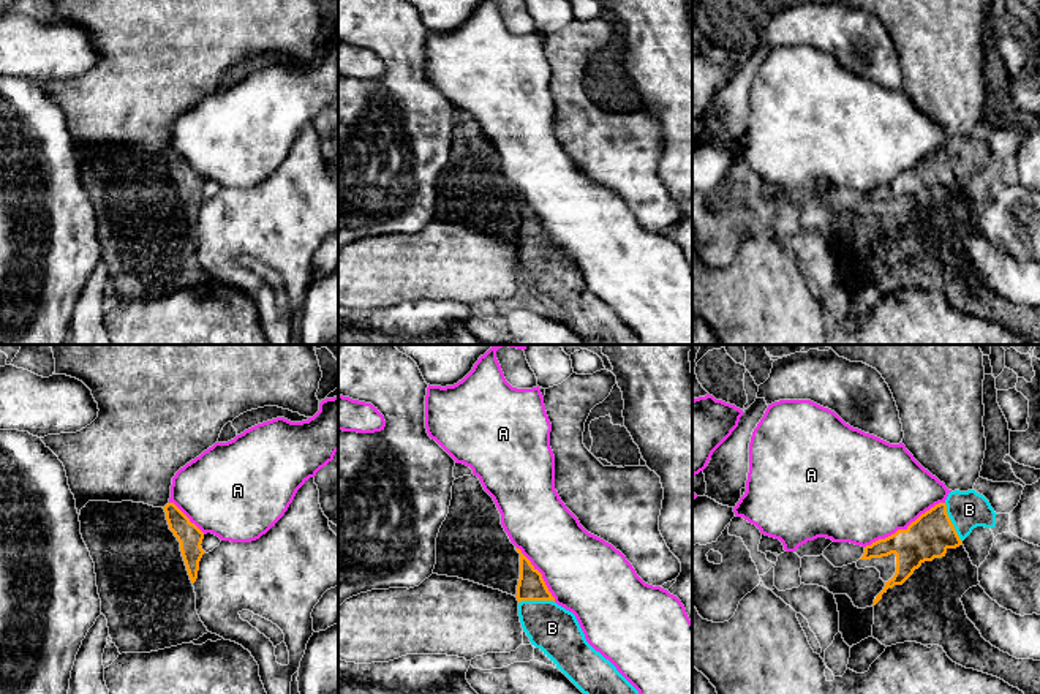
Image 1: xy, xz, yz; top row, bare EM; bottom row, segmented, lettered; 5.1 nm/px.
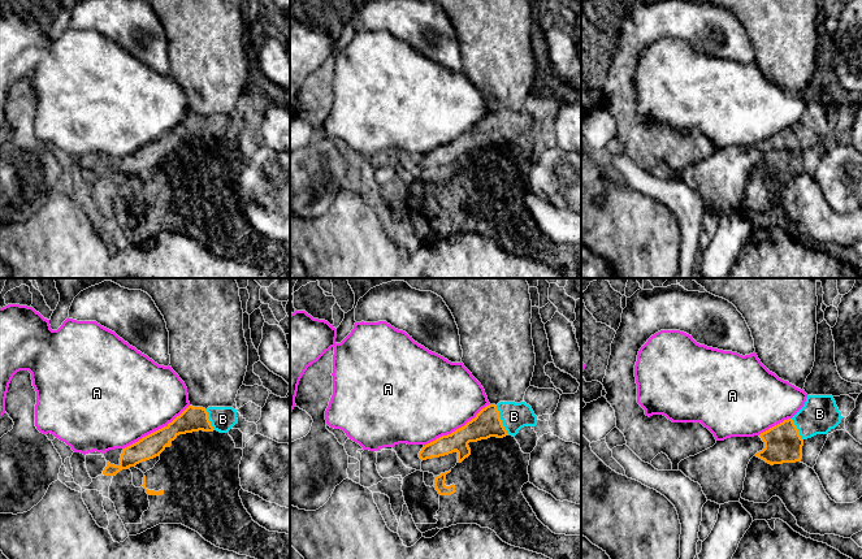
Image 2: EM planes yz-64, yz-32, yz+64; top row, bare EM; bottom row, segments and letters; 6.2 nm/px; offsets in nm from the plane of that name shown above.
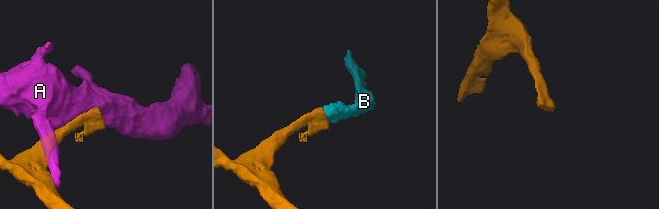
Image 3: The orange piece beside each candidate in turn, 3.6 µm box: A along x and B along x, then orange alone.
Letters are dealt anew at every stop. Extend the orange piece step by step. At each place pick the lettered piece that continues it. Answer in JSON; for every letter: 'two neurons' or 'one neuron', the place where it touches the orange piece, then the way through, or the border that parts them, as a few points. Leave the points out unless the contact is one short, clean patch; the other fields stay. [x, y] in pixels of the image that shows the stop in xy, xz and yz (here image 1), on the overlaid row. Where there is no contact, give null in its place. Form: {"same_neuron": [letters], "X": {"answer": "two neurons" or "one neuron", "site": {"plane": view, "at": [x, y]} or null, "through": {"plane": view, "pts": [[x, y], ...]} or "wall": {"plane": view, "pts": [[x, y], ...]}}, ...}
{"same_neuron": ["B"], "A": {"answer": "two neurons", "site": {"plane": "yz", "at": [904, 530]}}, "B": {"answer": "one neuron", "site": {"plane": "yz", "at": [950, 522]}, "through": {"plane": "yz", "pts": [[930, 536], [950, 522], [969, 509]]}}}

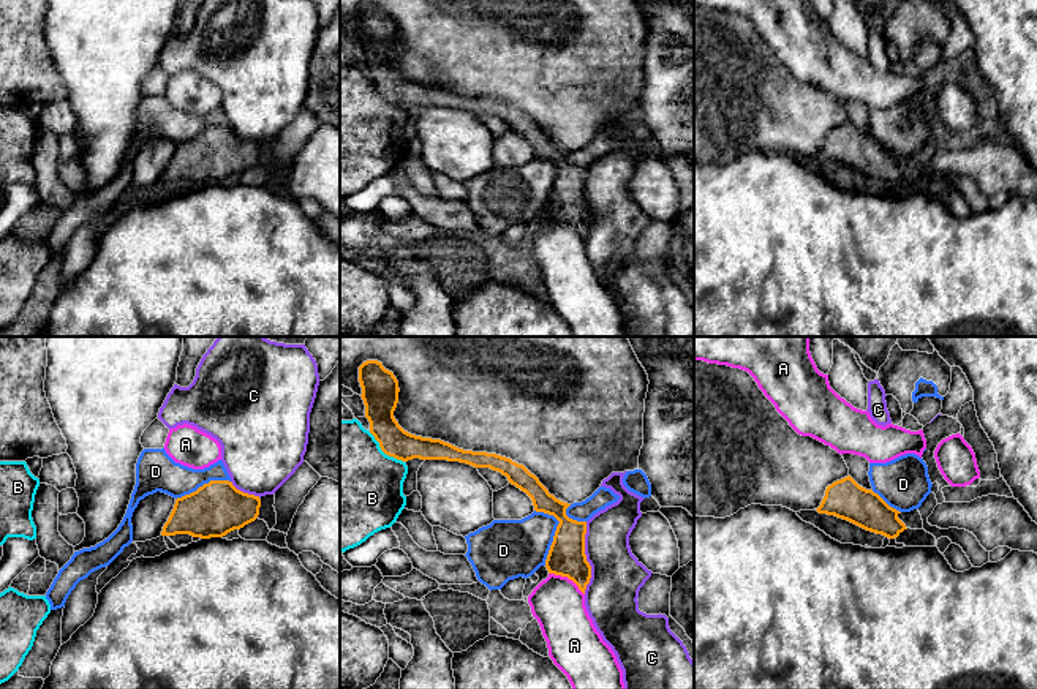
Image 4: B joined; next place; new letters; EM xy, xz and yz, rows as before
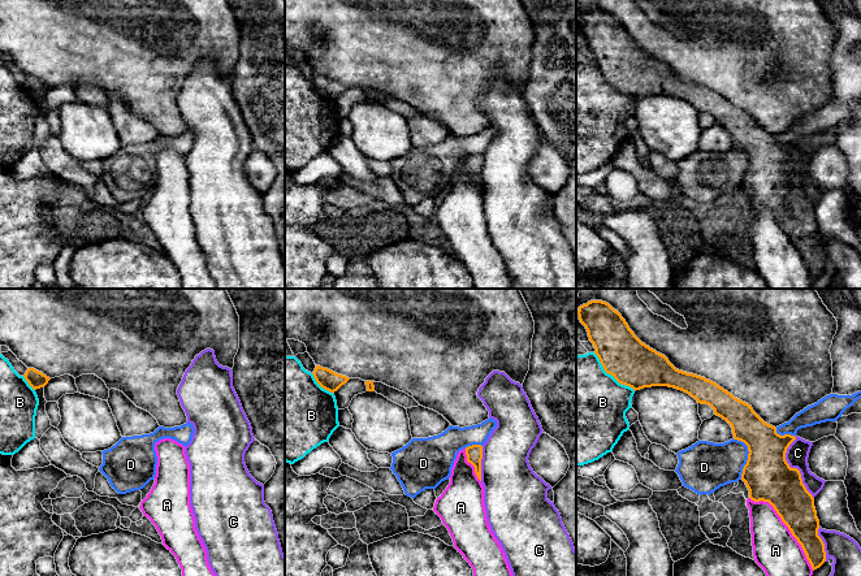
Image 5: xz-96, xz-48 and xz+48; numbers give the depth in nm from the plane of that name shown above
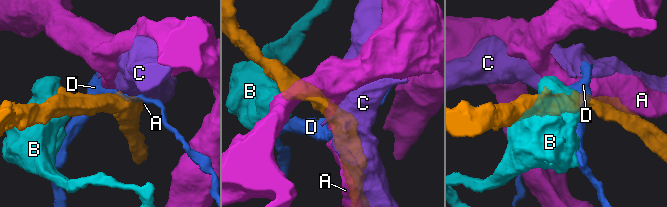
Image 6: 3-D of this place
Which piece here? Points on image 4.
{"same_neuron": [], "A": {"answer": "two neurons", "site": {"plane": "xz", "at": [568, 577]}}, "B": {"answer": "two neurons", "site": {"plane": "xz", "at": [384, 452]}}, "C": {"answer": "two neurons", "site": {"plane": "xz", "at": [585, 558]}}, "D": {"answer": "two neurons", "site": {"plane": "xz", "at": [555, 531]}, "wall": {"plane": "xz", "pts": [[535, 509], [550, 514], [558, 522], [544, 564]]}}}

